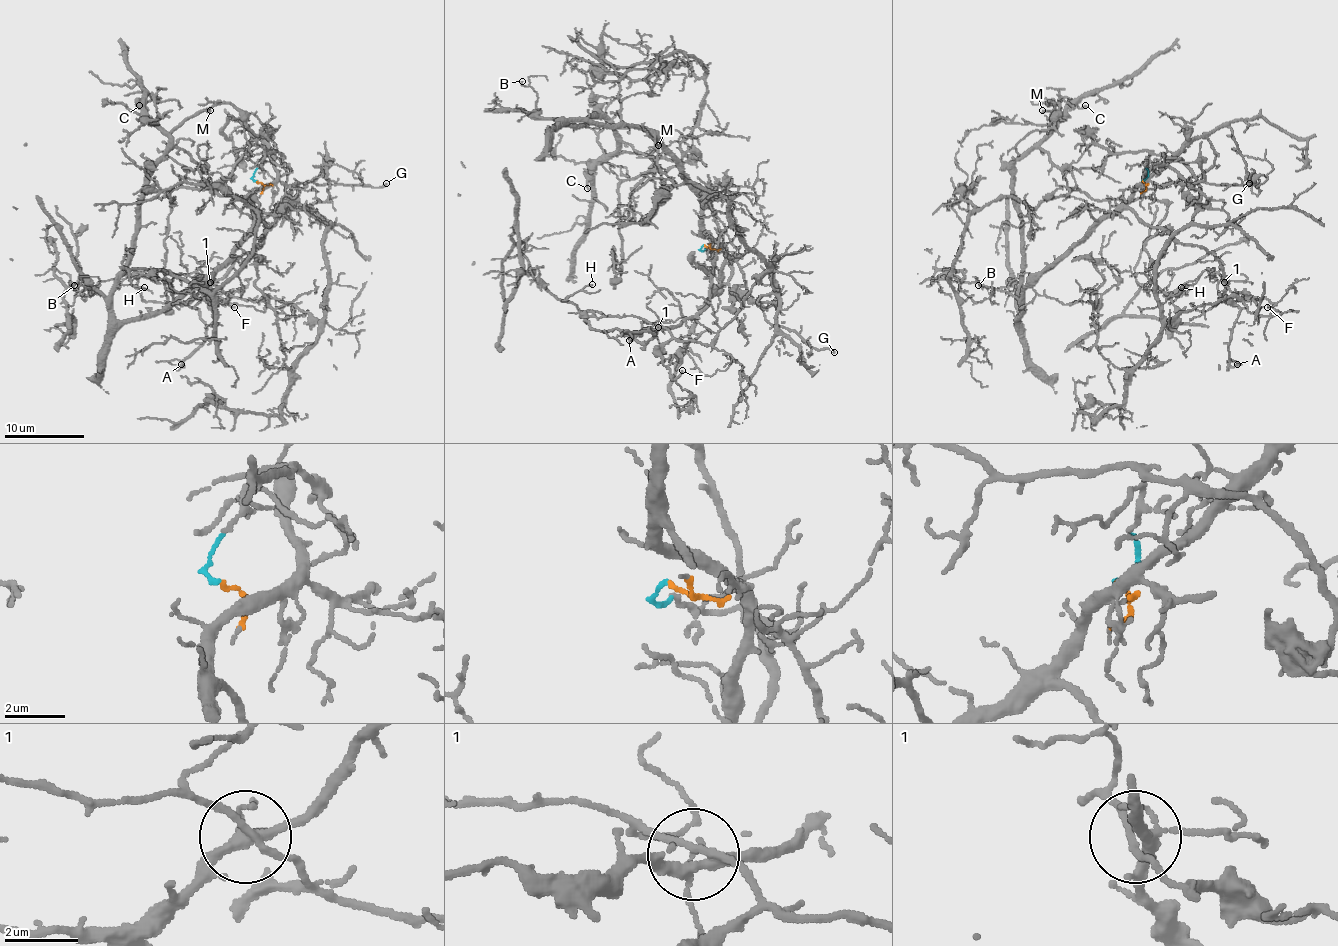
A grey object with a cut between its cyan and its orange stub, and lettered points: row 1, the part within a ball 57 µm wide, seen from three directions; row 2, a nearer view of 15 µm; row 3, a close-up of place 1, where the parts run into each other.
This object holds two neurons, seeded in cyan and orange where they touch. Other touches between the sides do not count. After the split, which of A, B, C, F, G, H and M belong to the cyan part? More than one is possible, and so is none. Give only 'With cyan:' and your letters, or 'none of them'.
With cyan: F, H

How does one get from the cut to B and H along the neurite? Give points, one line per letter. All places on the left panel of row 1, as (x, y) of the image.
B: (257, 181), (273, 185), (255, 195), (253, 231), (159, 311), (119, 321), (91, 287), (75, 285)
H: (257, 181), (277, 151), (289, 199), (327, 227), (321, 319), (197, 273), (117, 281), (145, 287)

